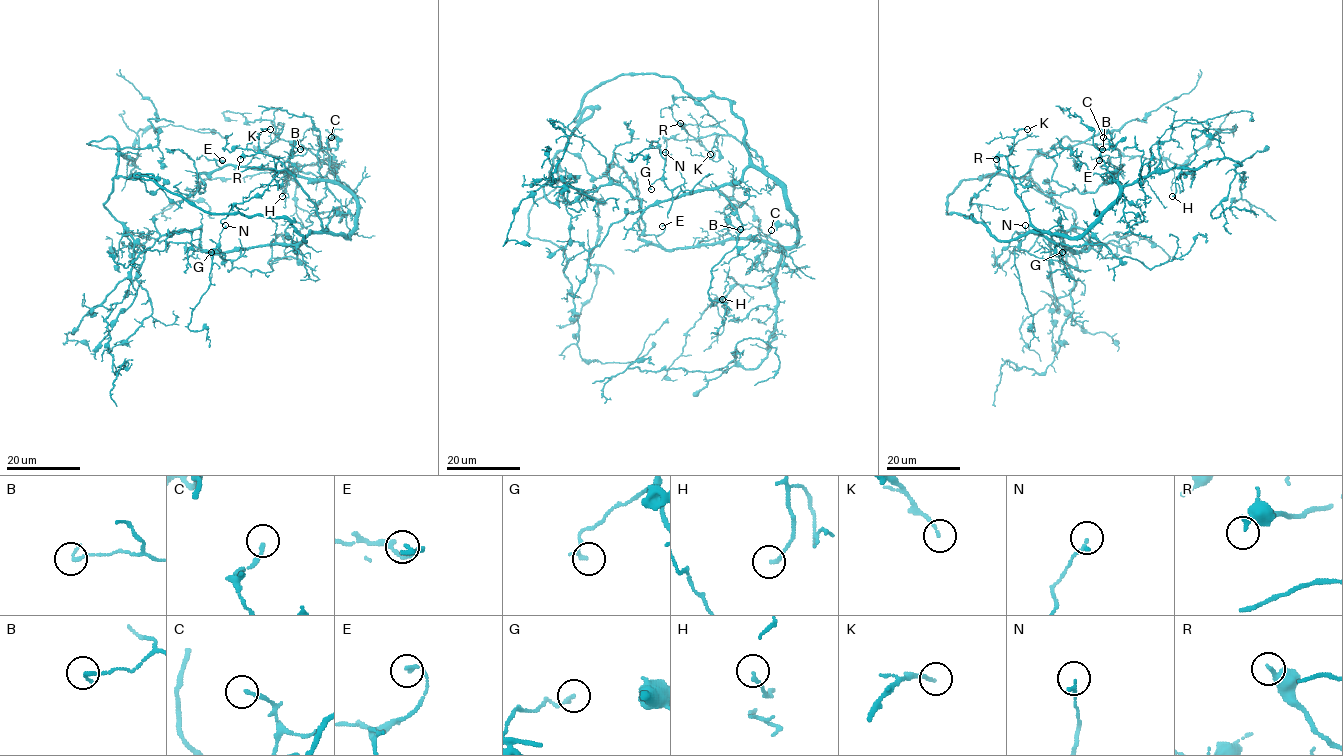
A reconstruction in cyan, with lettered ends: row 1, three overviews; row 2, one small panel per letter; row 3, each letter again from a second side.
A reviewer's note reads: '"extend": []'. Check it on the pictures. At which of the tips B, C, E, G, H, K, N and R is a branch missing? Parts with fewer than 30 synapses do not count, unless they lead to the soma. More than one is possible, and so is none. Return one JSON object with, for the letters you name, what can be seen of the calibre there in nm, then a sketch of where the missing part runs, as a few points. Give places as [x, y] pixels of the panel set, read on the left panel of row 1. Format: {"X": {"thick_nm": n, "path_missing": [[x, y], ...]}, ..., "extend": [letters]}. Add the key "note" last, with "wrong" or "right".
{"extend": [], "note": "right"}

